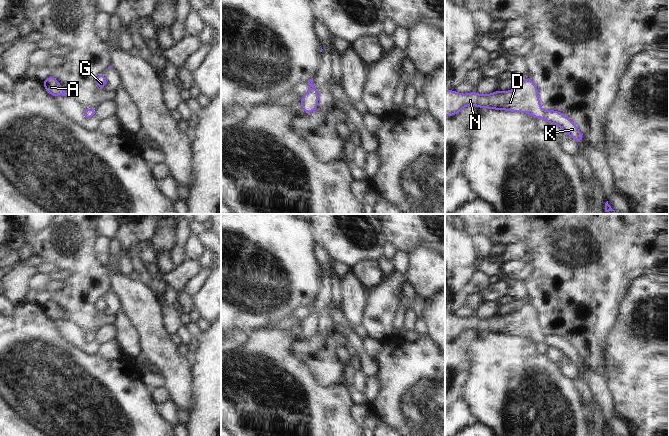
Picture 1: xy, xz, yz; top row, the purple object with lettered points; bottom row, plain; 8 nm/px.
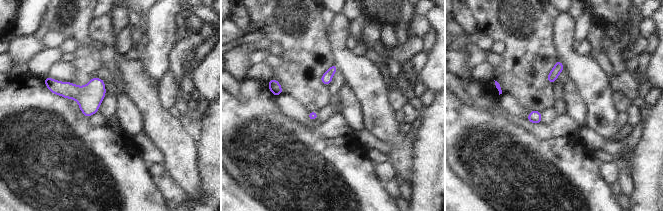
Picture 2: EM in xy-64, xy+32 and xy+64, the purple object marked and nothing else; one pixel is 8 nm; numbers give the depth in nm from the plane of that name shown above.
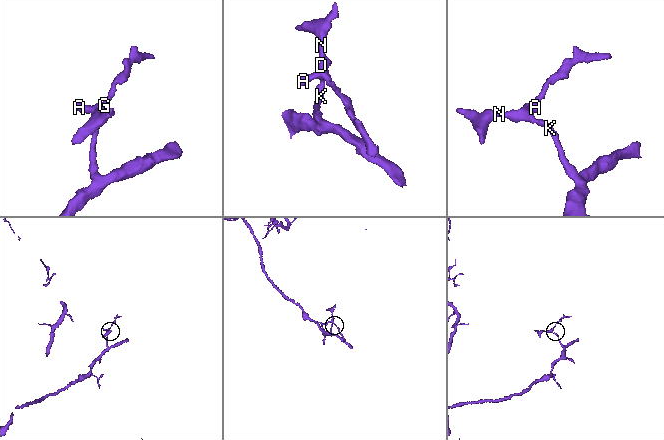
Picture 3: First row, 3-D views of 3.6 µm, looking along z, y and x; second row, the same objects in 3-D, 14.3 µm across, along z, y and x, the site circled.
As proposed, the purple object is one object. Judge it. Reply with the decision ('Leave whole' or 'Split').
Leave whole.

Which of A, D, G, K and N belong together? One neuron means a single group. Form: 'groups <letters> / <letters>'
groups A D G K N

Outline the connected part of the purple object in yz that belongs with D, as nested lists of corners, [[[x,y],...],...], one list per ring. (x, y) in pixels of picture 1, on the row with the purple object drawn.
[[[524,78],[519,86],[507,92],[497,90],[492,94],[480,95],[476,91],[460,94],[455,90],[445,90],[445,117],[459,114],[468,105],[531,114],[535,119],[544,118],[548,124],[561,127],[564,133],[573,137],[577,143],[585,141],[577,126],[564,114],[542,109],[538,89],[530,78]]]

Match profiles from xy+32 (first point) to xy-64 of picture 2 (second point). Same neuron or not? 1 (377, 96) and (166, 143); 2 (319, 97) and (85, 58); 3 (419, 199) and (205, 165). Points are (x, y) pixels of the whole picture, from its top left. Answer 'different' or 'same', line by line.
1: same
2: same
3: same

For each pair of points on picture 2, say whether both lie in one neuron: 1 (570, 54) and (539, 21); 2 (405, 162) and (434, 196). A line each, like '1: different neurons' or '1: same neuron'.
1: different neurons
2: different neurons

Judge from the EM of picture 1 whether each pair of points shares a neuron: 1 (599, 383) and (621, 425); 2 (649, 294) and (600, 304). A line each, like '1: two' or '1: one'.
1: one
2: two

